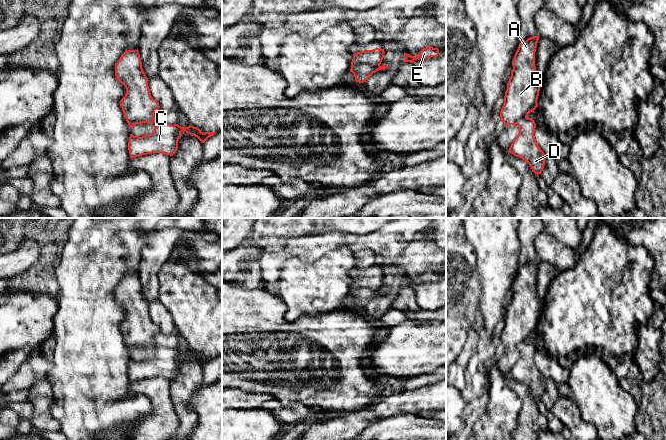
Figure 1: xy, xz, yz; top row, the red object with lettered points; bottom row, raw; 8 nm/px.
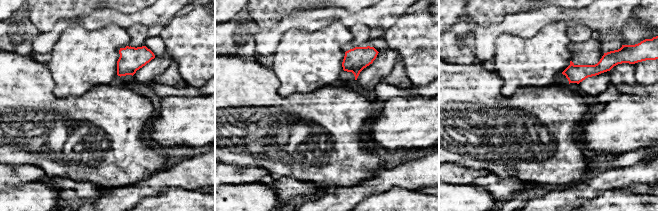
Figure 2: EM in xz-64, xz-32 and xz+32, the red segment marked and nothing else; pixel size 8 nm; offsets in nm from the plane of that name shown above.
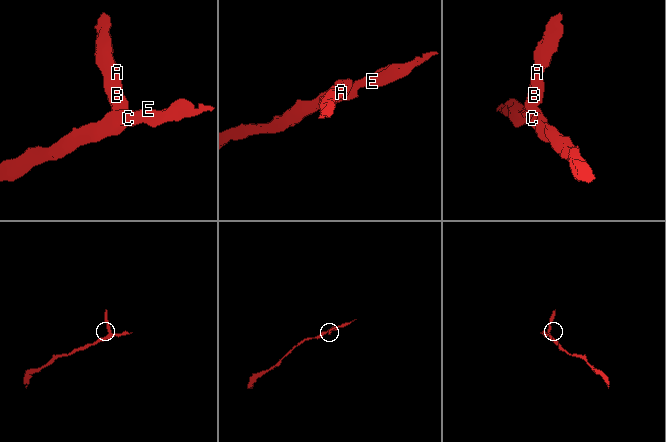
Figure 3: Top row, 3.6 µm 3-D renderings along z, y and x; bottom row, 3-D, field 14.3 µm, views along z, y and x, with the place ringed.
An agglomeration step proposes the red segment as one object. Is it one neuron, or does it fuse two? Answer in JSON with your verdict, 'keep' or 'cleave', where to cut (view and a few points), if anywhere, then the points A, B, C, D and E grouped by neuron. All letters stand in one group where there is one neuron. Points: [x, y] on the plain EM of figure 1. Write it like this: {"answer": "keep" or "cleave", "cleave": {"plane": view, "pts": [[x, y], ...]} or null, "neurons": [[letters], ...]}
{"answer": "cleave", "cleave": {"plane": "xz", "pts": [[379, 289], [360, 288], [351, 291]]}, "neurons": [["A", "B"], ["C", "D", "E"]]}

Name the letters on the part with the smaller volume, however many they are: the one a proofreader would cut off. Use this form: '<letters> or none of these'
A, B

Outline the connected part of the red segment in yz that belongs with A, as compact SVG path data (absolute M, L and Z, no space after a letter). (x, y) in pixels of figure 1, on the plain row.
M539 260L519 268L512 284L513 294L507 307L499 342L504 349L516 349L521 342L538 331L542 301L535 291L535 276Z

